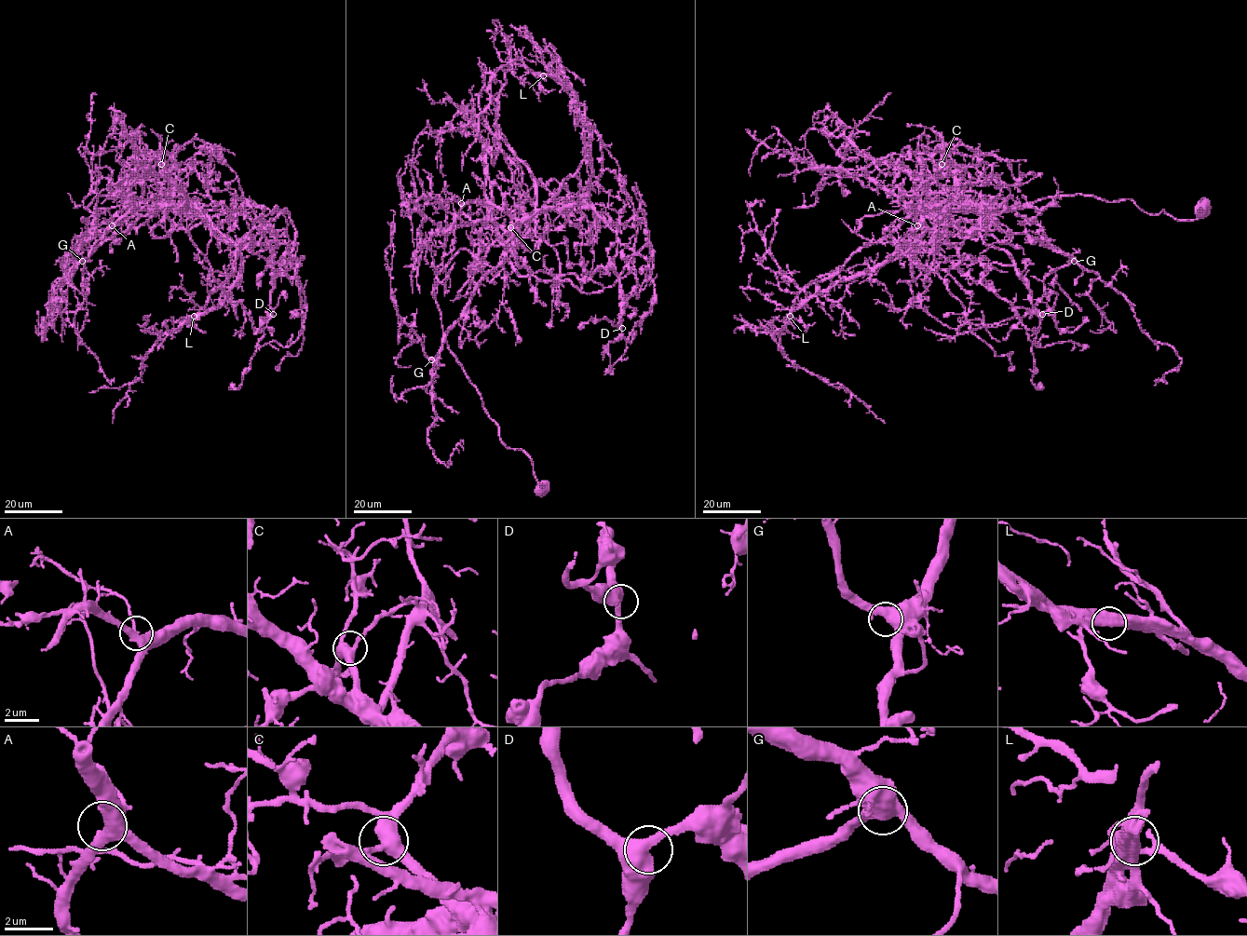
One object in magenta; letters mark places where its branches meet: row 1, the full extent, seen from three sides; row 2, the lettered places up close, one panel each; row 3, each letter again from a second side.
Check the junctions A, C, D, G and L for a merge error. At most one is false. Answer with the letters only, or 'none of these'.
L

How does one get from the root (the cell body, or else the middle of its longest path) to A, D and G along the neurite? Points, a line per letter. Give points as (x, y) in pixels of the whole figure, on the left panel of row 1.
A: (193, 208), (184, 221), (168, 210), (152, 214), (140, 199), (99, 195), (85, 208), (95, 235), (112, 225)
D: (193, 208), (152, 214), (112, 194), (85, 208), (160, 210), (182, 229), (240, 209), (270, 247), (273, 314)
G: (193, 208), (184, 221), (99, 195), (85, 208), (144, 215), (82, 261)

